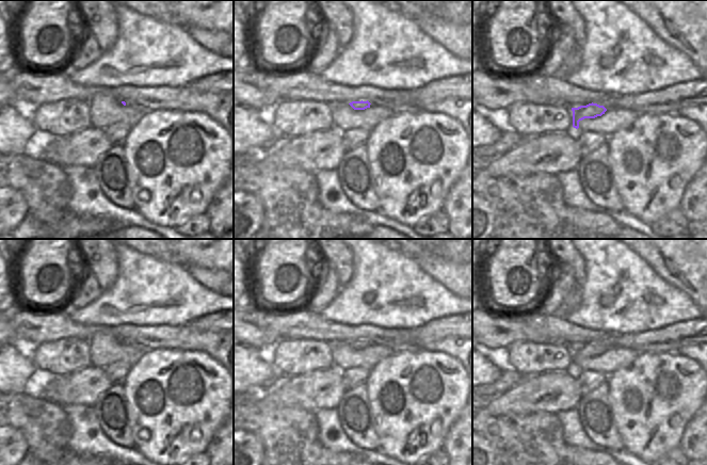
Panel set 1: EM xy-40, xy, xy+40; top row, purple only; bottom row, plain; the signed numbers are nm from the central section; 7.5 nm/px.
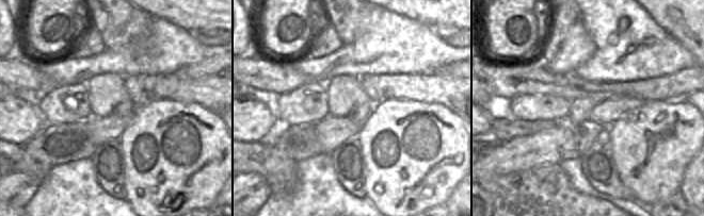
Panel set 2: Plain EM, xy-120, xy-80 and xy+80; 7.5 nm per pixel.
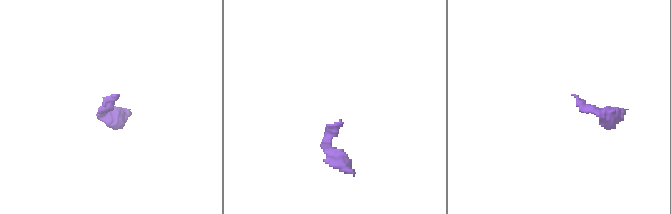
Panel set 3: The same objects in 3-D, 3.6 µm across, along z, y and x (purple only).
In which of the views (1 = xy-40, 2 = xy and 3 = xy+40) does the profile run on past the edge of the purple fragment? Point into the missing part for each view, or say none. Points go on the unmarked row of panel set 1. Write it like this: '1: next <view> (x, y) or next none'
1: next xy-40 (129, 342)
2: next none
3: next none

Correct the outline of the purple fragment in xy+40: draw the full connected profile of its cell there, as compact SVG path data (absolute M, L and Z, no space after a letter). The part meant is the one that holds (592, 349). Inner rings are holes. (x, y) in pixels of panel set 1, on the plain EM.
M589 342L587 344L580 344L578 347L572 347L573 350L573 366L578 368L579 360L584 357L595 357L605 353L607 348L604 344L597 342Z

